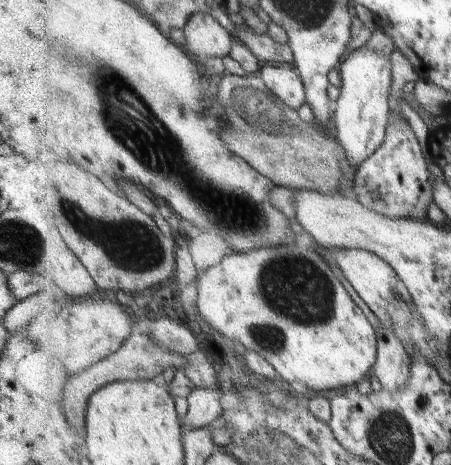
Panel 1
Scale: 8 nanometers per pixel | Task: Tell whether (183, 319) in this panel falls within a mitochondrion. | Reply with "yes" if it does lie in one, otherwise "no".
no

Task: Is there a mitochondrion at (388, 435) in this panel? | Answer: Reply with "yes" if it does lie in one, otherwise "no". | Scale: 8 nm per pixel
yes

